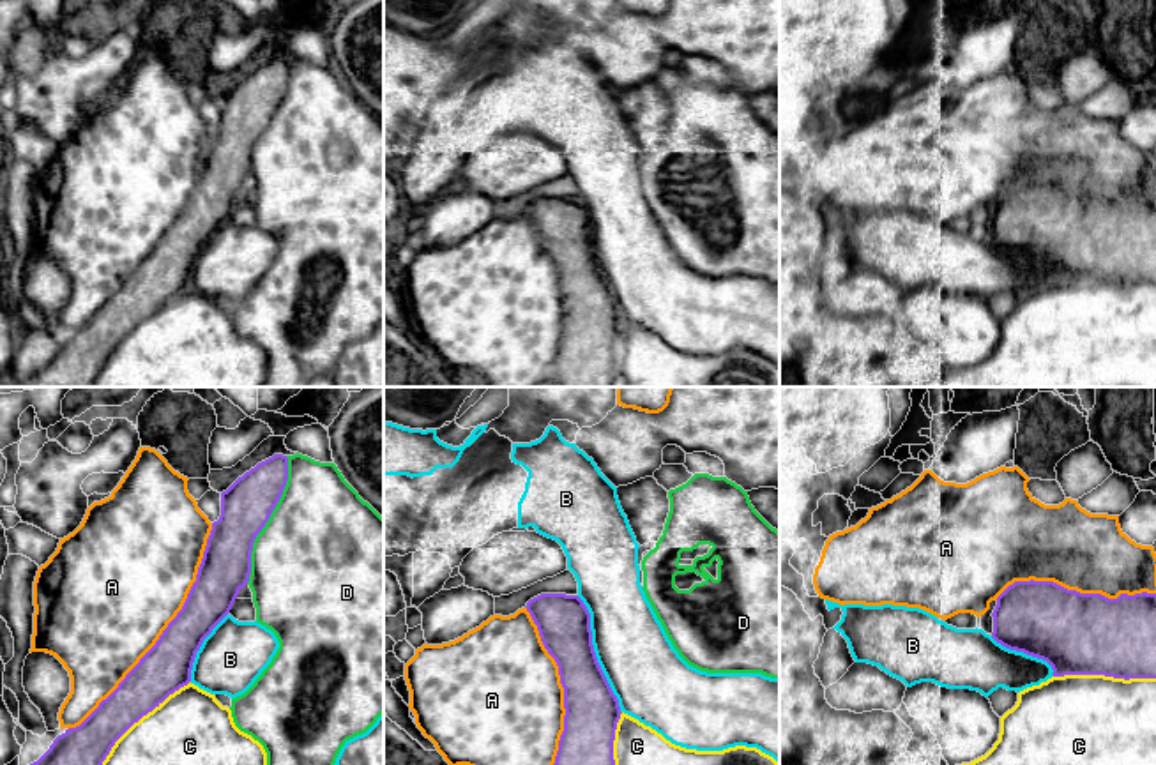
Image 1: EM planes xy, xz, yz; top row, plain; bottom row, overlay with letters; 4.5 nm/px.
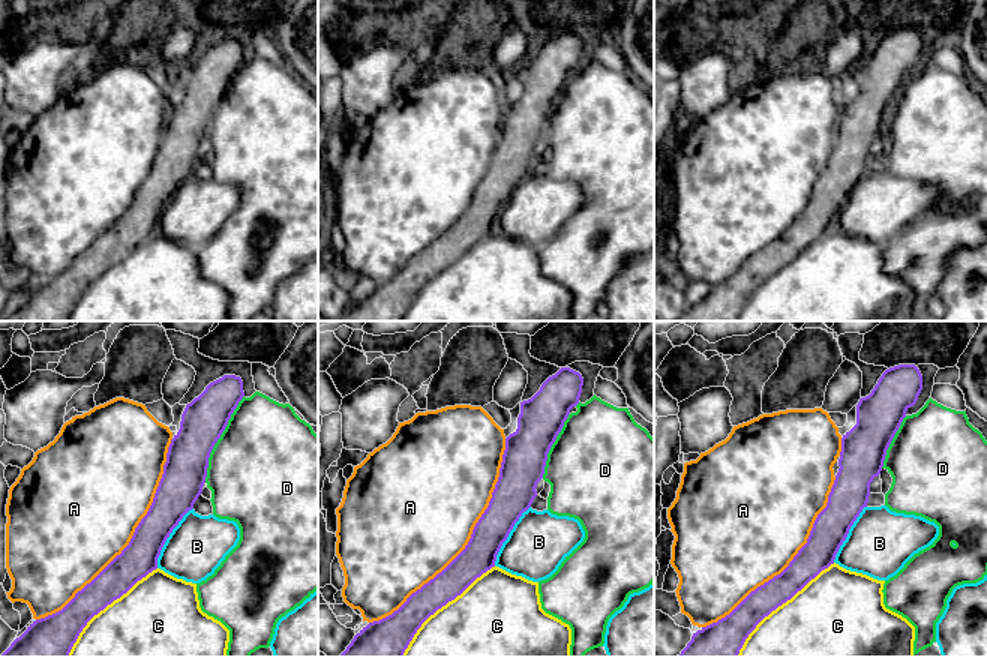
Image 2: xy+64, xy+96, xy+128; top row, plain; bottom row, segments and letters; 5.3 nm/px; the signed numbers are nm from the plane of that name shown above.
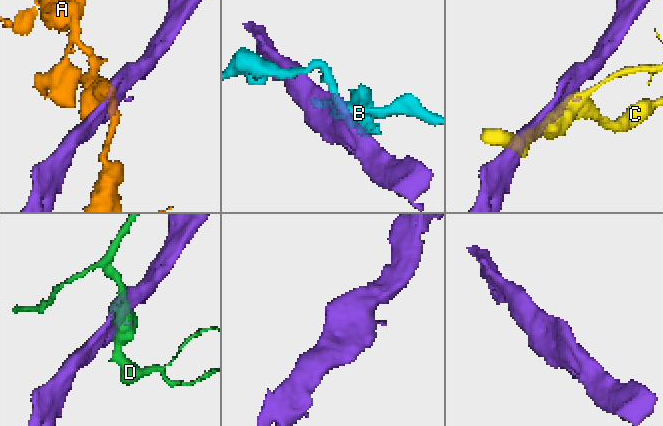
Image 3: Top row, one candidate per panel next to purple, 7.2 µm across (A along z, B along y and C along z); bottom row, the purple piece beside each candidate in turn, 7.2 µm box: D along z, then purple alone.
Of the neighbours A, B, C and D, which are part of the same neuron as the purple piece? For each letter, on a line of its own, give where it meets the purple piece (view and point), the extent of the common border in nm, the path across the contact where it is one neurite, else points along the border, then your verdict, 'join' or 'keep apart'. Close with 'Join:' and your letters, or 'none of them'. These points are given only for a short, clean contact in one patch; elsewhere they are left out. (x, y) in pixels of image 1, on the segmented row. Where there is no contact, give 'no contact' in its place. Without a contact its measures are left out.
A: xy (165, 629) | 1150 nm | keep apart
B: xz (594, 654) | 550 nm | keep apart
C: yz (1105, 675) | 460 nm | keep apart
D: xy (267, 520) | 600 nm | keep apart
Join: none of them

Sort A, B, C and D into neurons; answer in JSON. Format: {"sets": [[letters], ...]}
{"sets": [["A"], ["B"], ["C"], ["D"]]}

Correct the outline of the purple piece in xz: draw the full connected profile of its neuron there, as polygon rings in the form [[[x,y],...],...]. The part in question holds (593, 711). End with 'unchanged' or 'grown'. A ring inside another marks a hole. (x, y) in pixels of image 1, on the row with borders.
[[[541,594],[525,608],[537,625],[544,648],[559,666],[564,687],[564,731],[553,765],[615,765],[613,740],[622,712],[596,657],[587,606],[578,595]]]; unchanged

